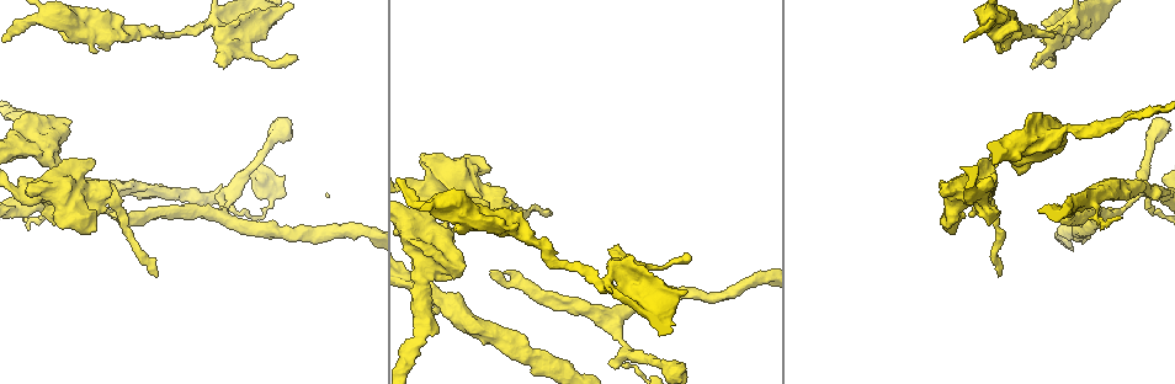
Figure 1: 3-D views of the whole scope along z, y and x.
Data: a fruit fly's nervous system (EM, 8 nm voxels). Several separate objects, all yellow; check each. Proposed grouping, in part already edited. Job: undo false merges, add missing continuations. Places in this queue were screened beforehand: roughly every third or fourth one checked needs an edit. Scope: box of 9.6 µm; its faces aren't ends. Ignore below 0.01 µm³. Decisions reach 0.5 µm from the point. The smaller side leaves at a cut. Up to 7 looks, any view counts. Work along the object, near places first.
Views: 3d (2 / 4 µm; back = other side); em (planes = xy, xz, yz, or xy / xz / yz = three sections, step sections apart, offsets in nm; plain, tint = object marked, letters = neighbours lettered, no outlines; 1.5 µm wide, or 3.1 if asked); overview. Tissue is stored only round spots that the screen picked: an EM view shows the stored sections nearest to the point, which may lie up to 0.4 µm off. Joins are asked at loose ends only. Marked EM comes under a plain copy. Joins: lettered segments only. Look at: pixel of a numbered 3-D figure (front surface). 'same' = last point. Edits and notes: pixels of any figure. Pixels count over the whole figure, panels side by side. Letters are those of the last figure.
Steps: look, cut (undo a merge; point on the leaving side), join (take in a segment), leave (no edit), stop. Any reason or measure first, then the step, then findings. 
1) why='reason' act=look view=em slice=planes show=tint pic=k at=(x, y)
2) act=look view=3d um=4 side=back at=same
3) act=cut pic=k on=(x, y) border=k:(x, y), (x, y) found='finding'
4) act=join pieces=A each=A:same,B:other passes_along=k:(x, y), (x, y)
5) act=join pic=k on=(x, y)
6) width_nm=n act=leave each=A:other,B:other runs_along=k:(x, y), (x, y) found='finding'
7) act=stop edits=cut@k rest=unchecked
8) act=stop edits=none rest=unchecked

why='a narrow waist' act=look view=em slice=planes show=letters pic=1 at=(1066, 130)

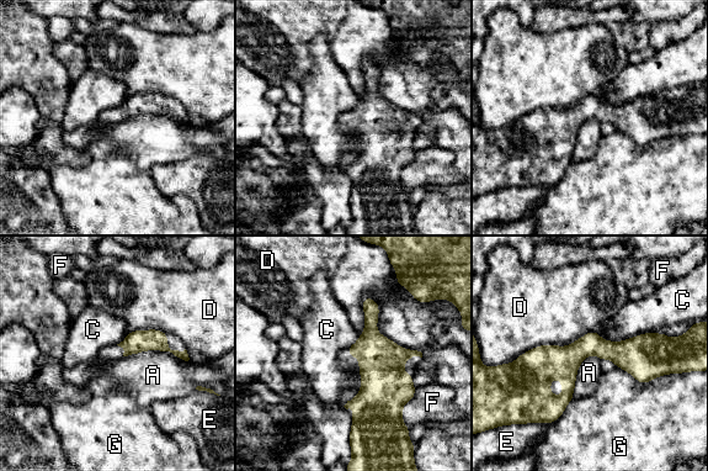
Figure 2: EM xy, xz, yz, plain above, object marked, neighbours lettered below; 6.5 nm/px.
act=leave each=A:other,C:other,D:other,E:other,F:other,G:other border=2:(123, 355), (169, 350), (189, 360) found='continuous, no second neuron'

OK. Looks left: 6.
why='calibre changes' act=look view=em slice=planes show=letters pic=1 at=(210, 26)

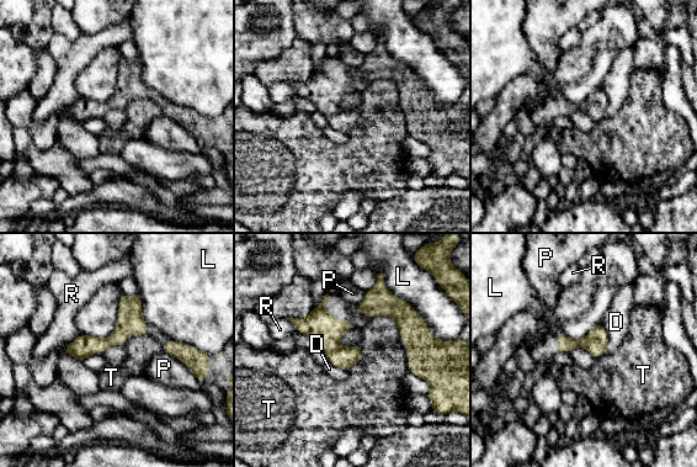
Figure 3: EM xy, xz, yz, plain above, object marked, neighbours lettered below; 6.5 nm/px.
act=leave each=D:other,L:other,P:other,R:other,T:other border=3:(371, 318), (392, 317), (402, 340) found='continuous, no second neuron'

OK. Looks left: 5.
act=look view=em slice=planes show=letters pic=1 at=(490, 272)

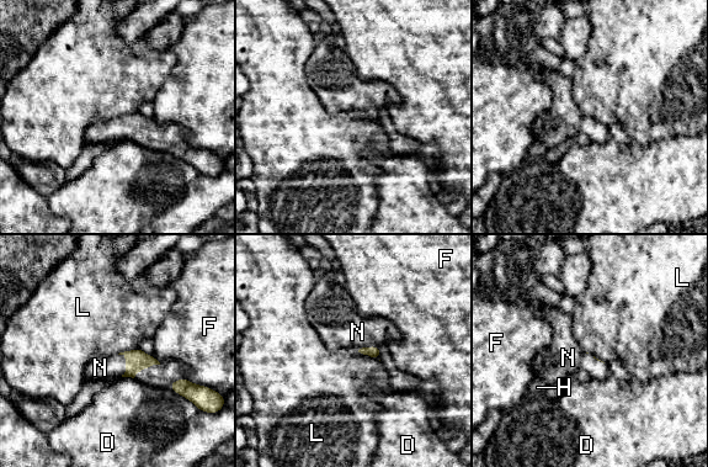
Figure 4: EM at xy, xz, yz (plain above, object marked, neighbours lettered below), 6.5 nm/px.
act=join pieces=N each=D:other,F:other,H:other,L:other,N:same passes_along=4:(136, 360), (126, 362), (100, 367) found='the neuron continues'

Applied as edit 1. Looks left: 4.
act=stop edits=join@4 rest=unchecked

